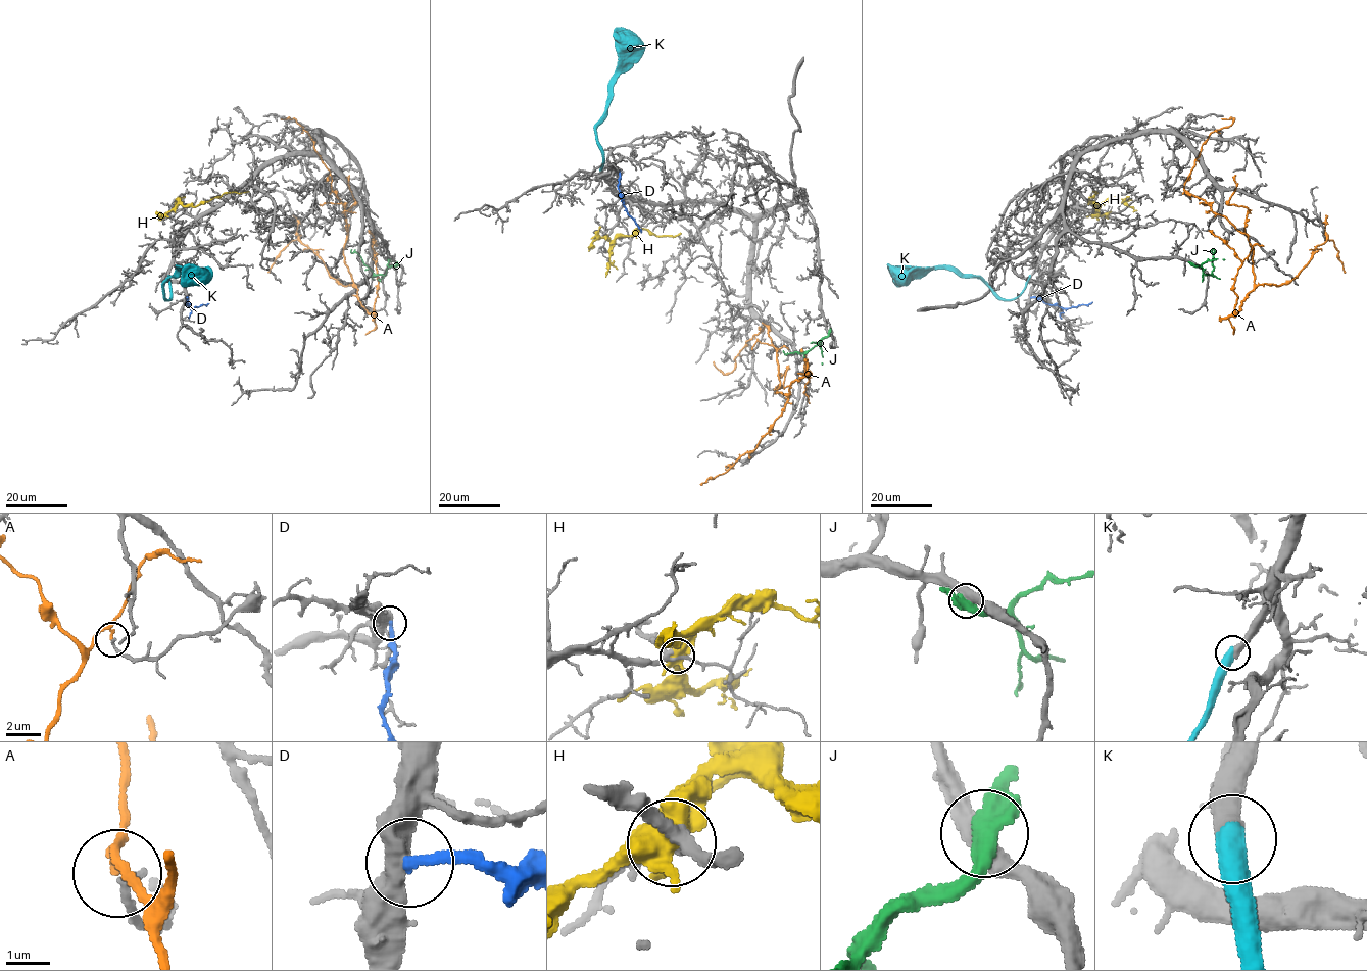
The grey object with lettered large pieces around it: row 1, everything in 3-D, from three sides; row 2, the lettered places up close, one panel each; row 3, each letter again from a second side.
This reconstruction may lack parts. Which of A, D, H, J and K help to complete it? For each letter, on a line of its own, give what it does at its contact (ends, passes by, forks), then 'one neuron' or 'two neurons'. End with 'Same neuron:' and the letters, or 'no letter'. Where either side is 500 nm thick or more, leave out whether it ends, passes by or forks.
A: it passes by; two neurons
D: two neurons
H: two neurons
J: it passes by; two neurons
K: one neuron
Same neuron: K

